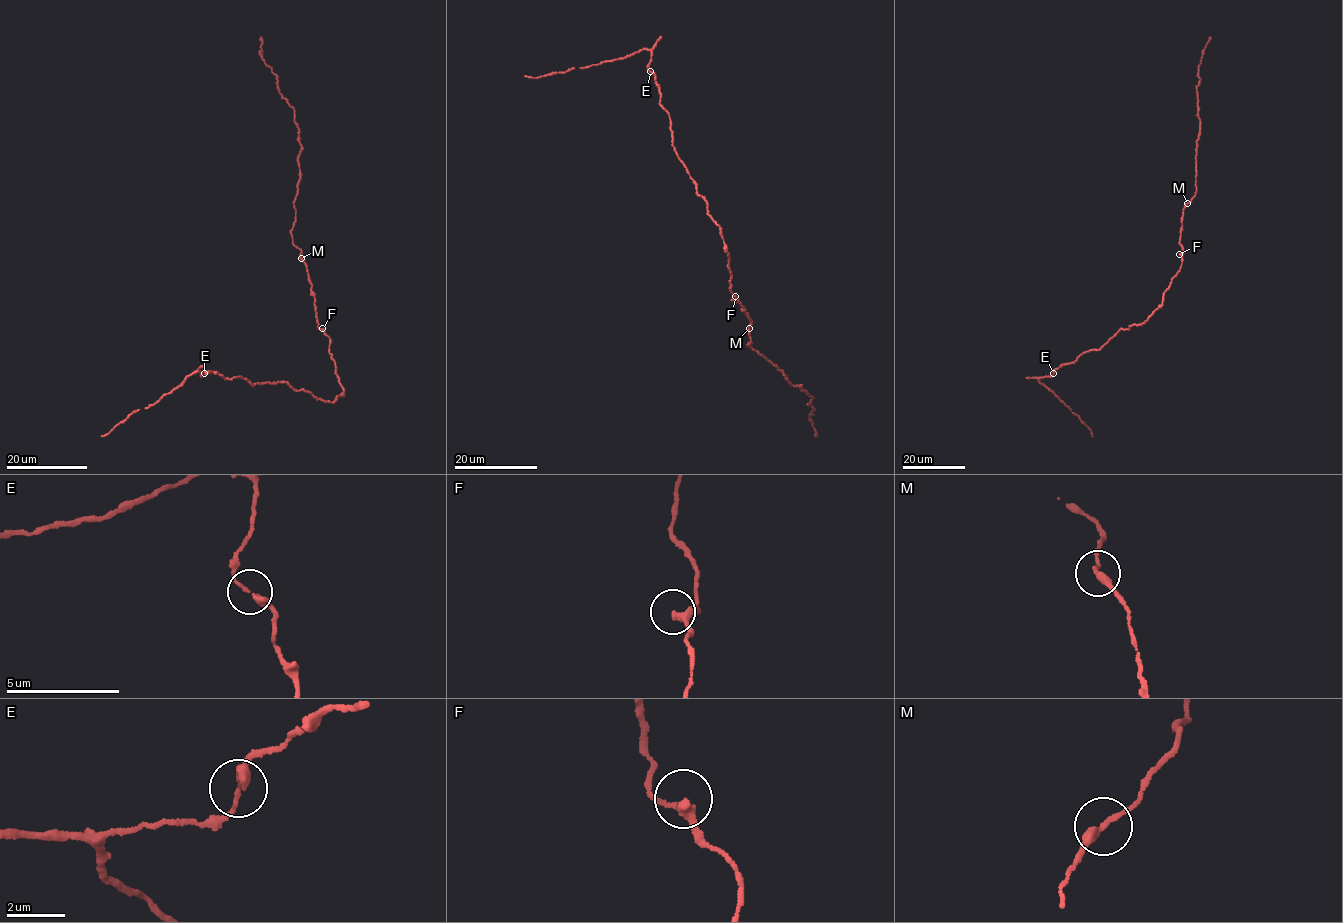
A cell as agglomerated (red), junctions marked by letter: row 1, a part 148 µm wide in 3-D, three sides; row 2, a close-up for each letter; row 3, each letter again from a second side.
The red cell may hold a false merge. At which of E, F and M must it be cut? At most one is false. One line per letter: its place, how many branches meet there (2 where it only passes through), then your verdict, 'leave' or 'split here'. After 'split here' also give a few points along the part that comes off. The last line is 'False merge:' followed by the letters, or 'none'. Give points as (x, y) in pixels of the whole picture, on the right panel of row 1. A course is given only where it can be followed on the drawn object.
E: place (1053, 373); branches 2; leave
F: place (1179, 254); branches 2; leave
M: place (1187, 203); branches 2; leave
False merge: none

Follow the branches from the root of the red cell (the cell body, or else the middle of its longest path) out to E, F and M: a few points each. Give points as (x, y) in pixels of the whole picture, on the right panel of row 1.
E: (1171, 279), (1162, 303), (1147, 320), (1119, 329), (1100, 349), (1084, 352), (1073, 362), (1060, 365), (1053, 373)
F: (1171, 279), (1181, 265), (1179, 254)
M: (1171, 279), (1182, 263), (1183, 247), (1179, 239), (1183, 209), (1187, 204)

